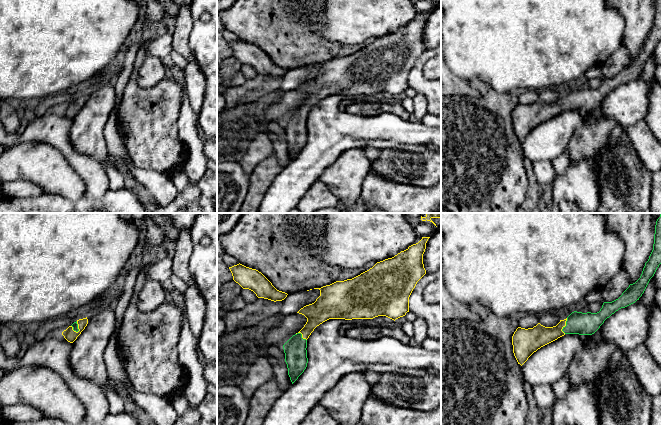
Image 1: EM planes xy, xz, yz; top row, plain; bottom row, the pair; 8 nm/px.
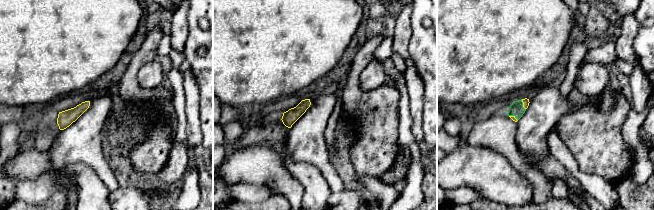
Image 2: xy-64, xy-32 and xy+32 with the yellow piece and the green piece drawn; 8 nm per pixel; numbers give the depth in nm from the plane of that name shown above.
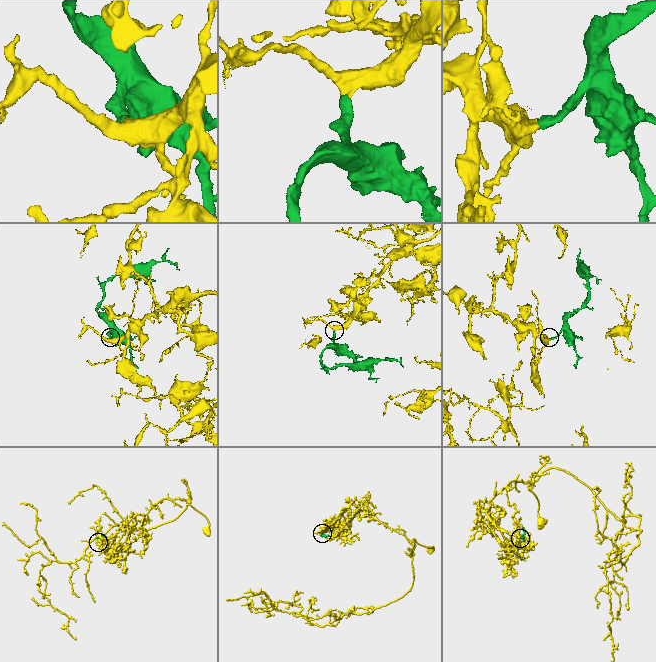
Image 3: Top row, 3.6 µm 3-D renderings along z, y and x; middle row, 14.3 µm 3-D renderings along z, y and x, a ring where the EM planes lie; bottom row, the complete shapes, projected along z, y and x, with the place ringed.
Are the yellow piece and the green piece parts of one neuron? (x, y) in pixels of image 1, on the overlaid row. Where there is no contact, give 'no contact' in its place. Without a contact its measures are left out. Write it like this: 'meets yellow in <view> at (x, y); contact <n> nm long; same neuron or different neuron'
meets yellow in yz at (565, 325); contact 130 nm long; same neuron

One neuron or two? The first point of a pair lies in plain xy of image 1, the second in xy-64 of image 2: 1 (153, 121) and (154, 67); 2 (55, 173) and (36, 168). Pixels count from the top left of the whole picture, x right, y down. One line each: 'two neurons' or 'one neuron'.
1: two neurons
2: one neuron

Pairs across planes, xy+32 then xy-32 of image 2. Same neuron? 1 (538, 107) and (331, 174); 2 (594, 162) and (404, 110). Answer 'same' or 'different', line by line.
1: same
2: different

